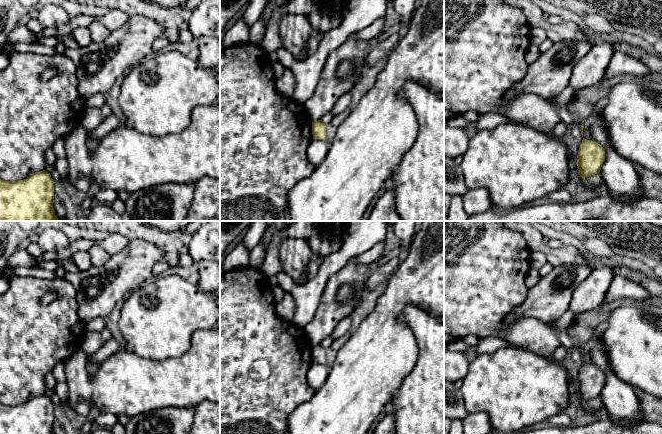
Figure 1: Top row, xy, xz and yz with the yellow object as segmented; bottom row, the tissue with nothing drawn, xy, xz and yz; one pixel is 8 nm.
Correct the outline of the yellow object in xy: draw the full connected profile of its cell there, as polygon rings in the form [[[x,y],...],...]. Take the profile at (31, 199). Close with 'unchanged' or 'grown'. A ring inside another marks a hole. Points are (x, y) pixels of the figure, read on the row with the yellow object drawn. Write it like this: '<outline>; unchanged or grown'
[[[45,170],[24,180],[0,179],[0,221],[59,221],[53,203],[54,181]]]; unchanged

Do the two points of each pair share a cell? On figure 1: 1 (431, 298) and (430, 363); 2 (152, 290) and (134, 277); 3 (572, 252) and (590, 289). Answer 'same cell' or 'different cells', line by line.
1: different cells
2: different cells
3: different cells

